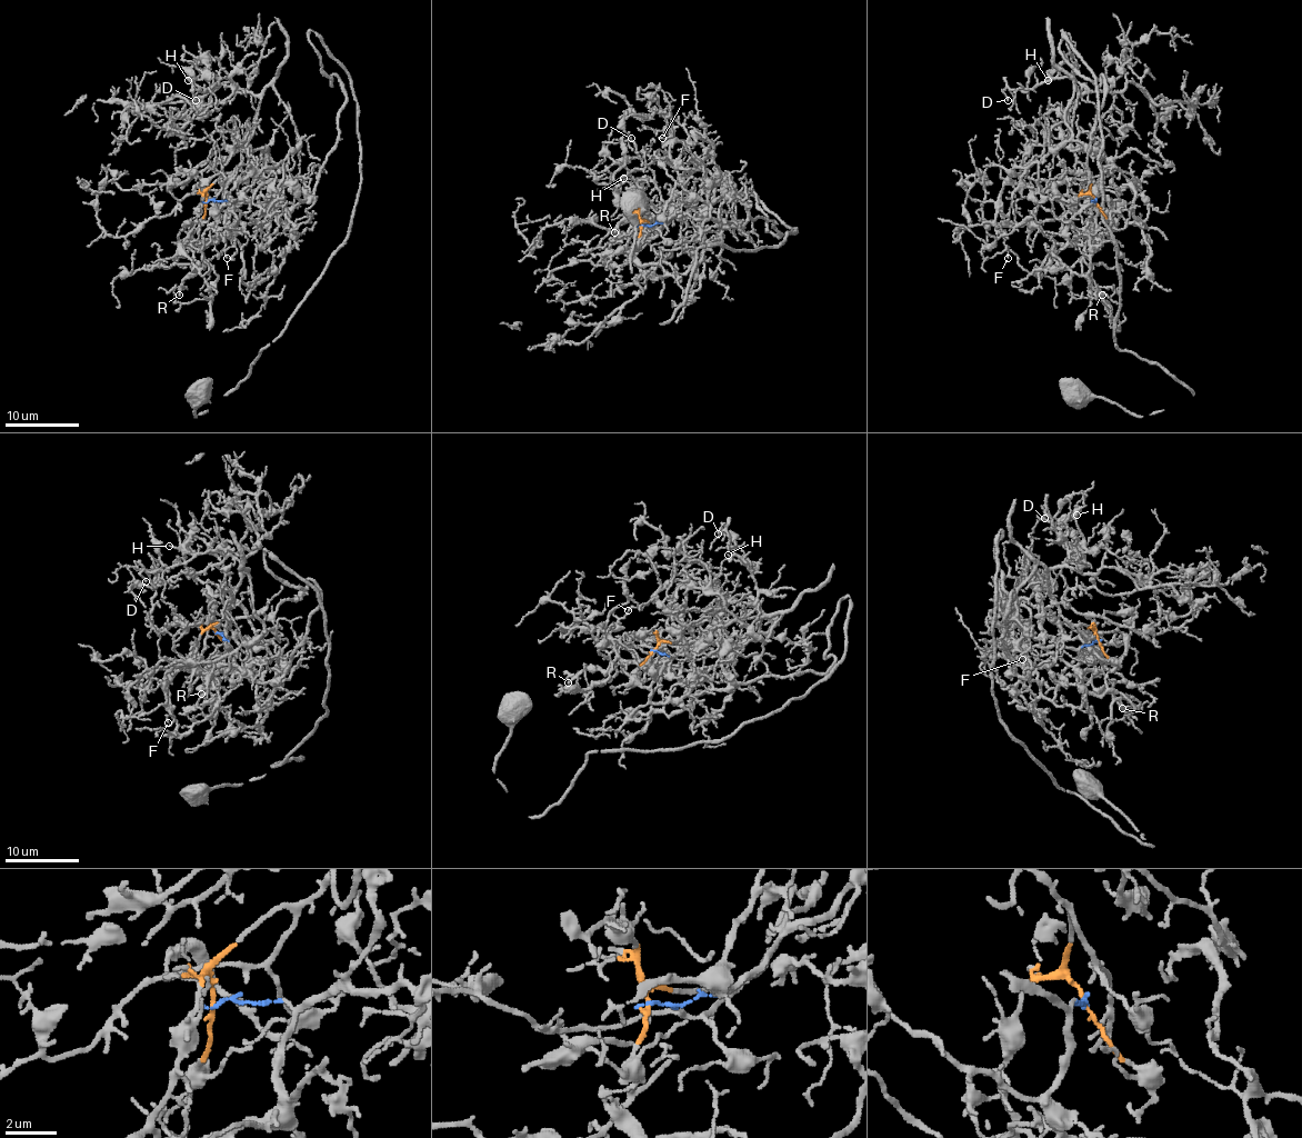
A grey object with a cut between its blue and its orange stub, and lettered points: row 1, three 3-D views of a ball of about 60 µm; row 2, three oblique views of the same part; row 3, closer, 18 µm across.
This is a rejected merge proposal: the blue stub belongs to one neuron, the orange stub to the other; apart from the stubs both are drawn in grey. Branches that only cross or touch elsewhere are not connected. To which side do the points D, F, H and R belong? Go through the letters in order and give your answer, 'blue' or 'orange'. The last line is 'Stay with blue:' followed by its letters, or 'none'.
D: orange
F: blue
H: orange
R: blue
Stay with blue: F, R

